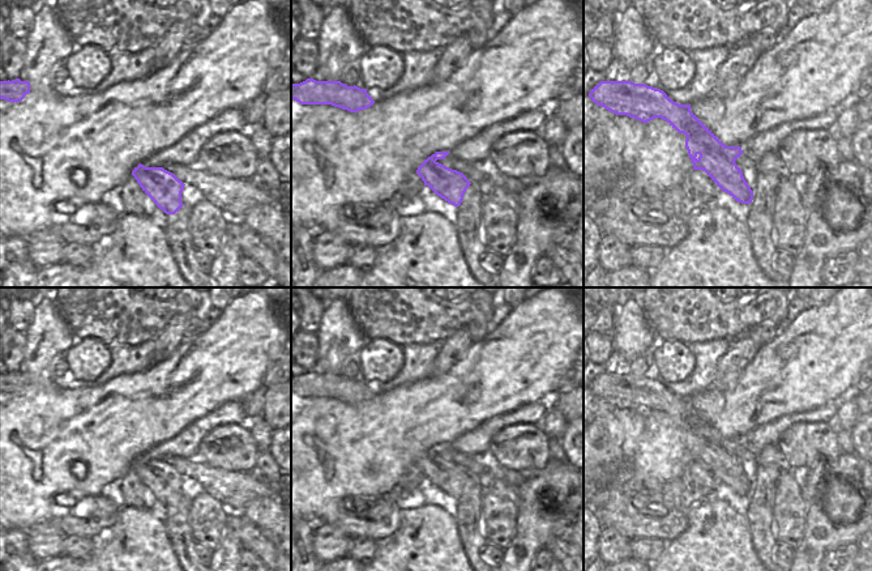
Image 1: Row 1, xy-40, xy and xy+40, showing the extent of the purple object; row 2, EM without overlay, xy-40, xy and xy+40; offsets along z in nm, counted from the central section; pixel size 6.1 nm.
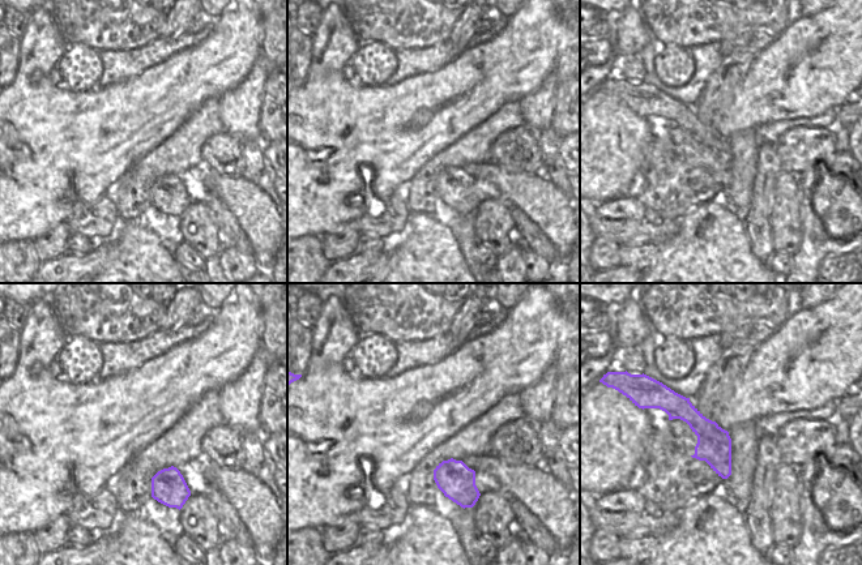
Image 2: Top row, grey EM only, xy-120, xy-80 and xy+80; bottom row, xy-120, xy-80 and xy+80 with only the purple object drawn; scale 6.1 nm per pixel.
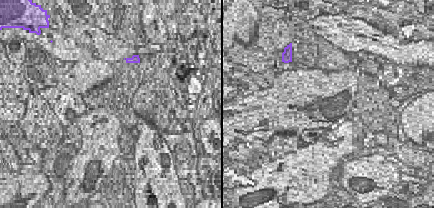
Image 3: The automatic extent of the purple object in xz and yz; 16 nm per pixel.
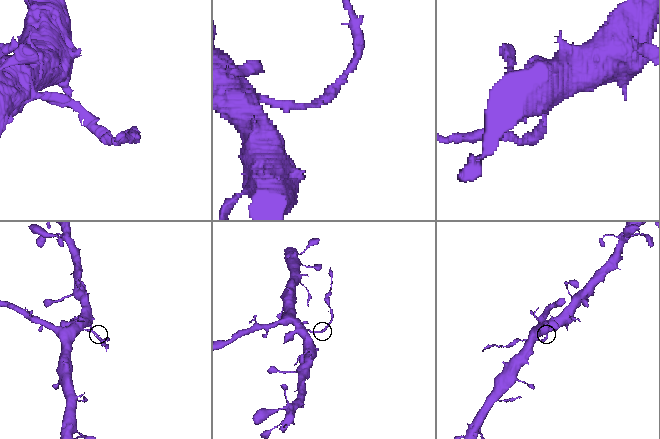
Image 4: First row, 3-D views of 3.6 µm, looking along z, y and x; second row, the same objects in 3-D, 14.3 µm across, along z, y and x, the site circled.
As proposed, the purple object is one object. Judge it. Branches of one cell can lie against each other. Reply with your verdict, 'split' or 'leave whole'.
split

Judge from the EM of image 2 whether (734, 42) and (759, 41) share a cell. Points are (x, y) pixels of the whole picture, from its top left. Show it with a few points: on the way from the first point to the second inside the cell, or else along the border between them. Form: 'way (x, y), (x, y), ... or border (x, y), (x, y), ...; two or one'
way (741, 42), (752, 41); one

